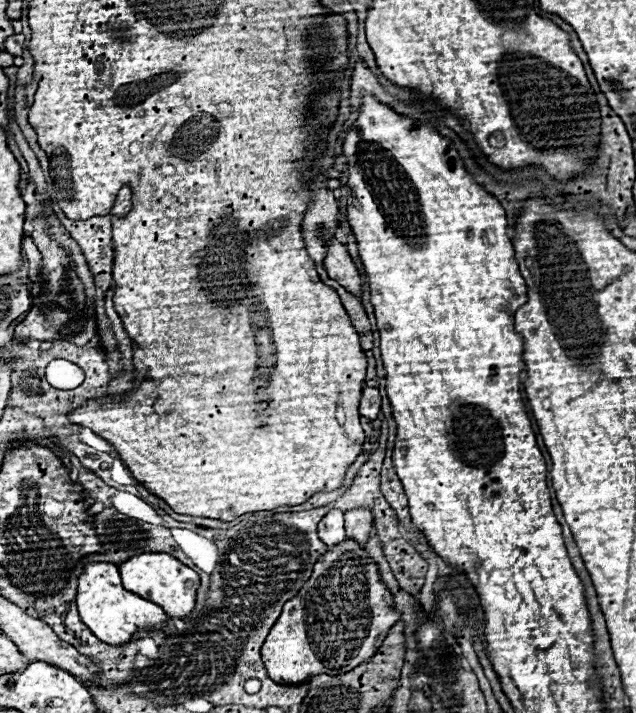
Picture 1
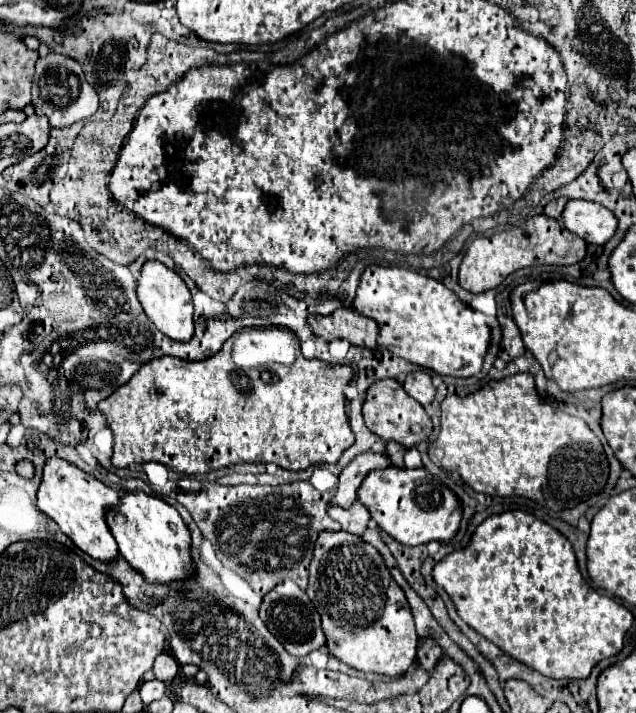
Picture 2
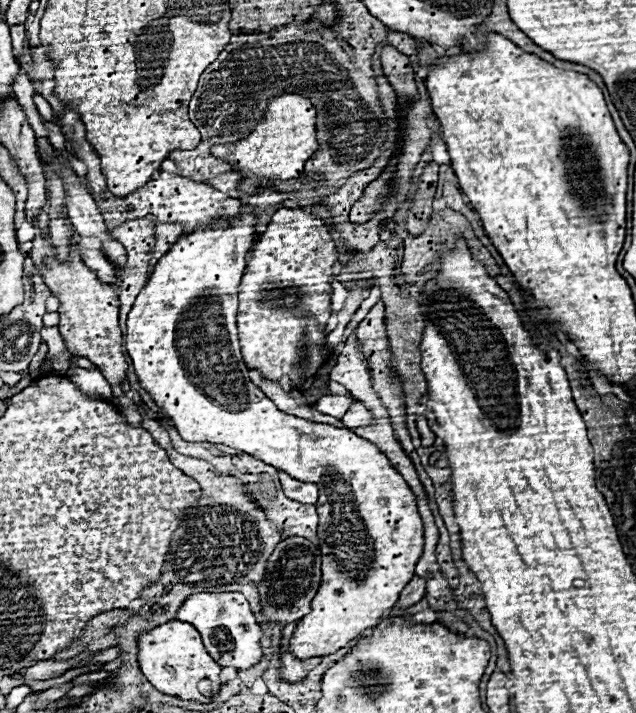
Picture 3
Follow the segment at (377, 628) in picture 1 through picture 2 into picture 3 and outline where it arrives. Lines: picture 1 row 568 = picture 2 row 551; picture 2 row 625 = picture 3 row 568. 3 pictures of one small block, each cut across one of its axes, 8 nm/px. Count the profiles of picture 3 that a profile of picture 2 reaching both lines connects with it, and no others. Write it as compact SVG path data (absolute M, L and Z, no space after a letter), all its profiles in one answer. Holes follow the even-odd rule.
M244 208L234 222L220 222L212 228L198 228L182 236L156 264L156 270L128 314L126 350L140 386L152 396L156 406L168 414L168 420L172 420L184 440L226 444L288 472L296 480L320 484L316 508L320 514L318 546L322 552L322 582L312 598L312 612L298 620L290 638L290 652L298 660L308 660L338 652L366 628L374 628L396 604L404 586L414 578L414 566L424 548L422 520L412 490L372 442L356 436L348 428L334 428L284 414L250 382L238 344L236 294L246 268L246 254L254 242L254 222L252 210Z

